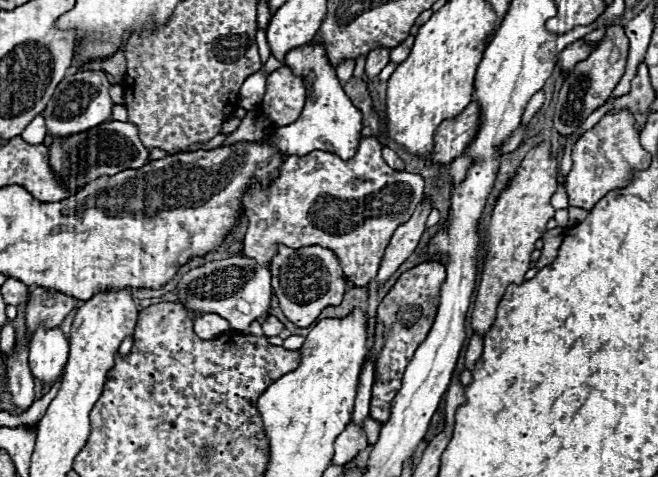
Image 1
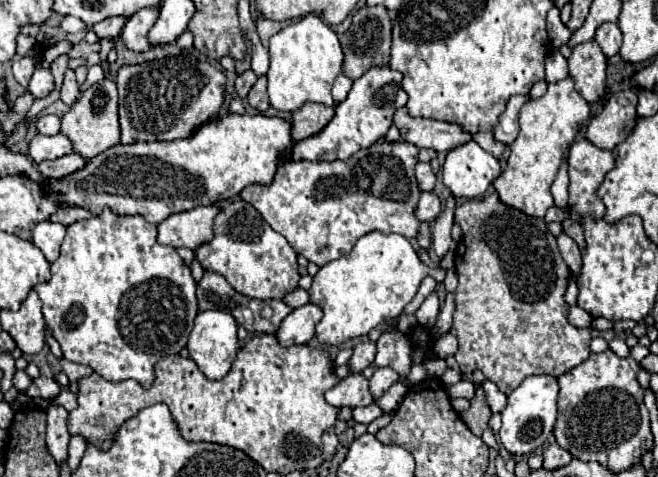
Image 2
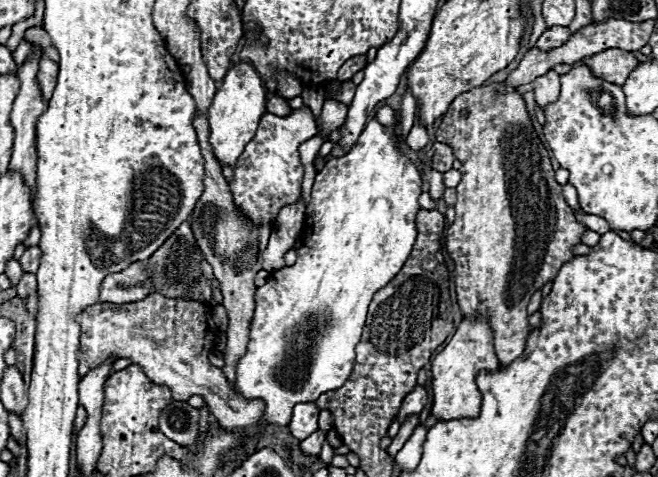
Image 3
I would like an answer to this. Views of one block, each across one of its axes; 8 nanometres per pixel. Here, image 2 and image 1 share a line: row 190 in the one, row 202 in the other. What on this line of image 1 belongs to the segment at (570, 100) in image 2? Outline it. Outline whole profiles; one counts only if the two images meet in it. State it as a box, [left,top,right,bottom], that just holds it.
[470,142,558,336]

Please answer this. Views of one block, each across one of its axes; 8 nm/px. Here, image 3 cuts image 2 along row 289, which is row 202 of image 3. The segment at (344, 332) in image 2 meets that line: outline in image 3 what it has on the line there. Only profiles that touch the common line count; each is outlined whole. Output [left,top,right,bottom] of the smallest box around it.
[234,114,422,426]

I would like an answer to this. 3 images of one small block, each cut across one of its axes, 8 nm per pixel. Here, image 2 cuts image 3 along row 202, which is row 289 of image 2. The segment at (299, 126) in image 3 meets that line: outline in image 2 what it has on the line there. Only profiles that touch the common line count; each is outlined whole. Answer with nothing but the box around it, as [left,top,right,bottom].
[194,198,300,300]

